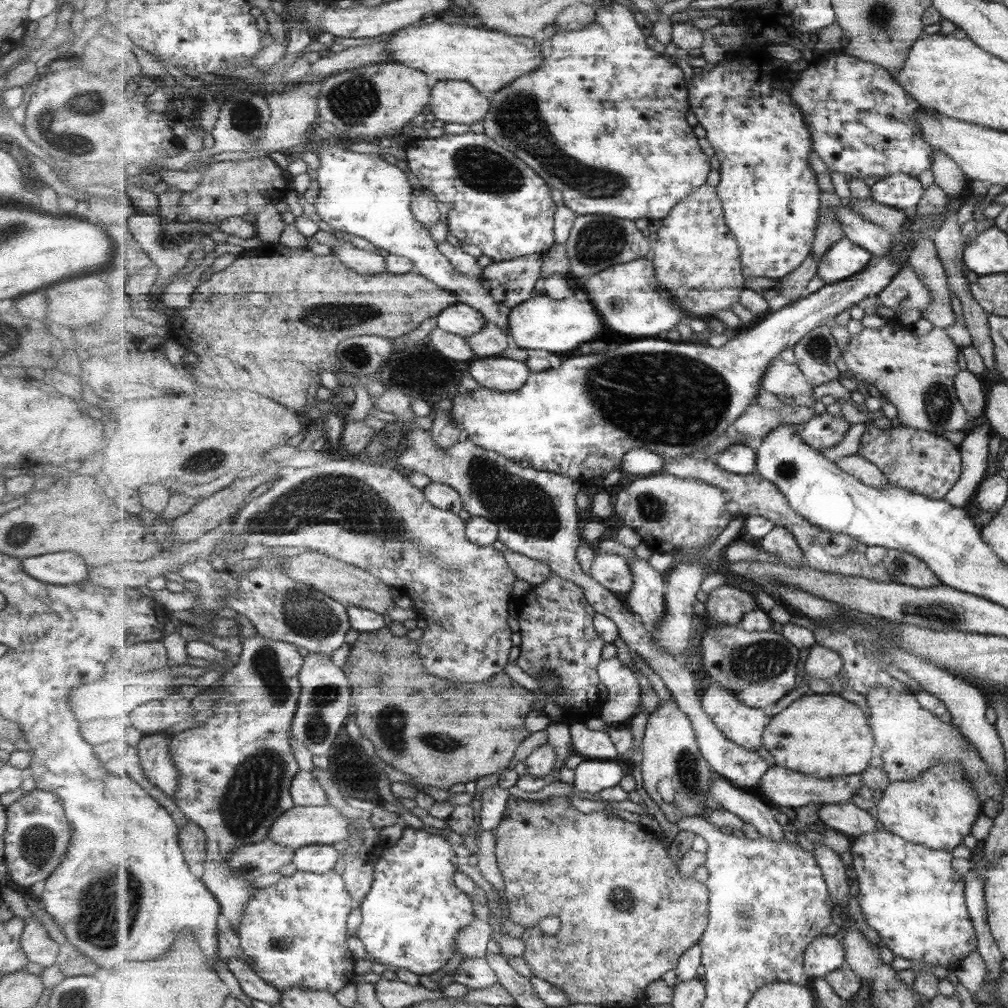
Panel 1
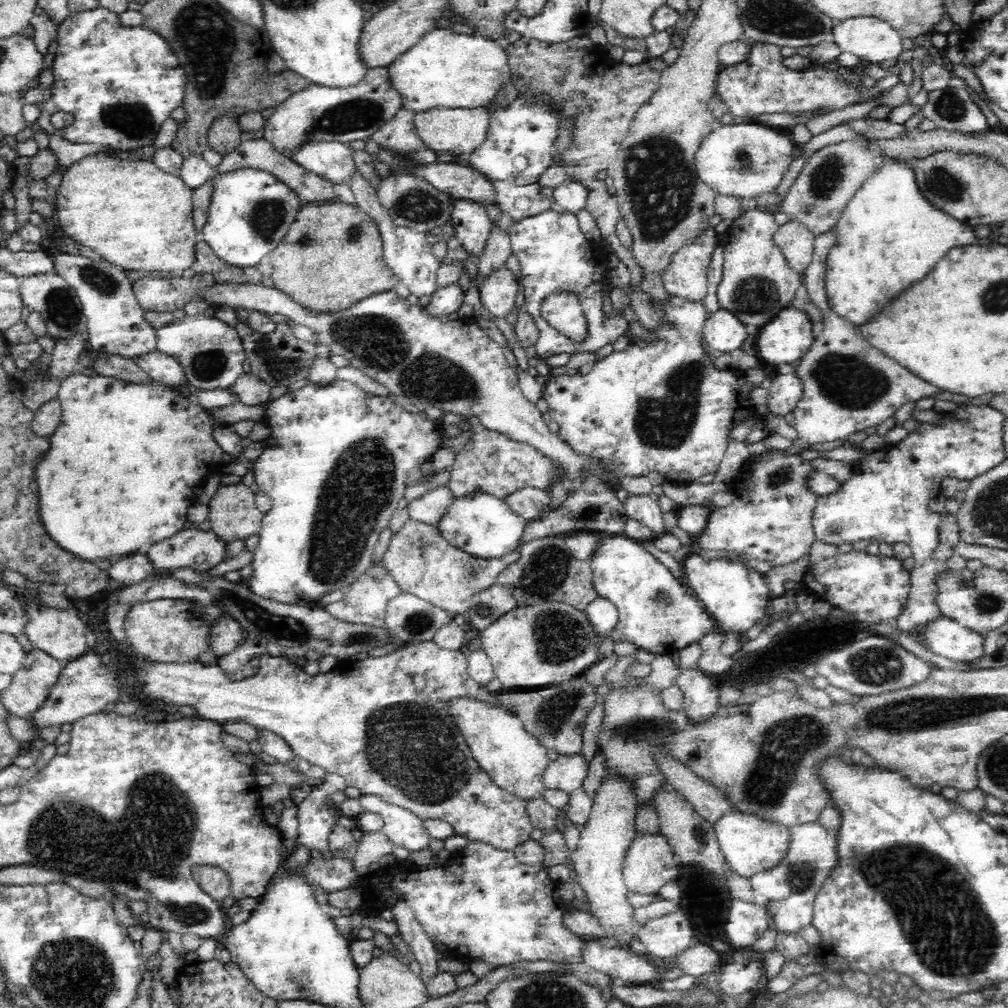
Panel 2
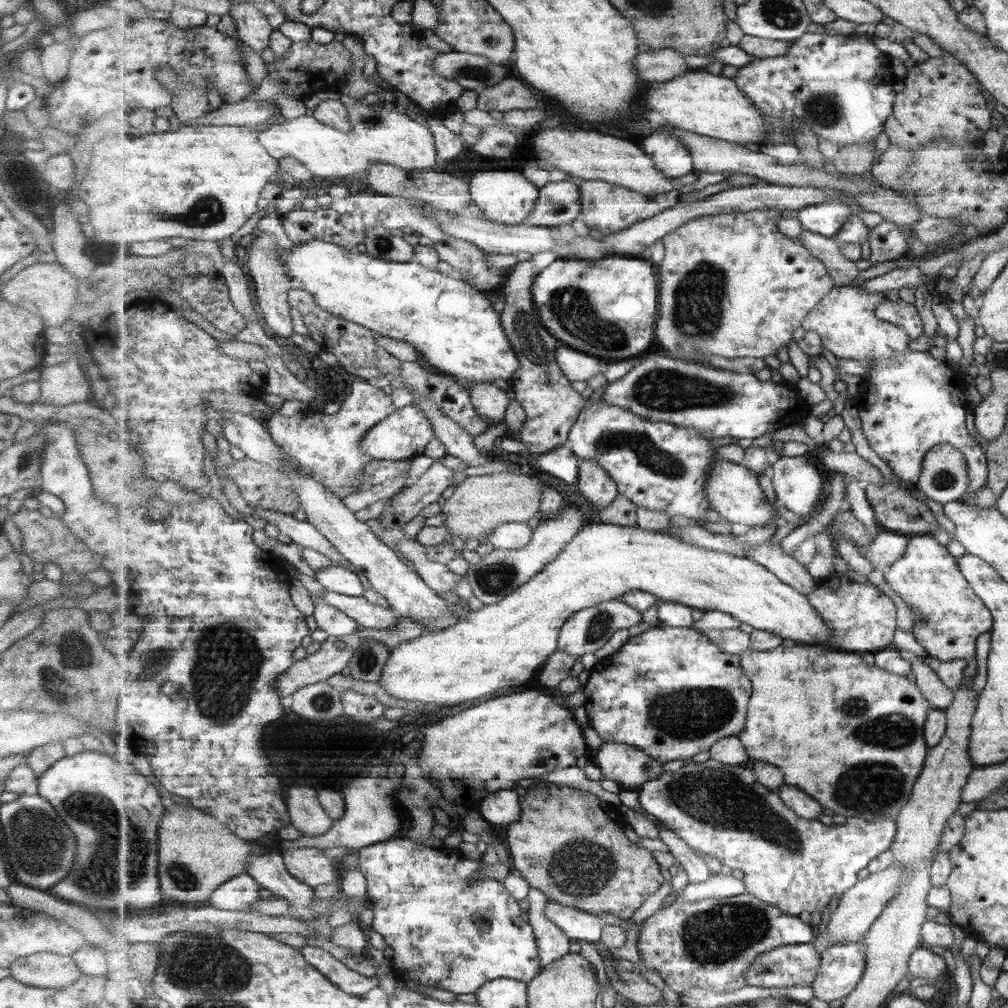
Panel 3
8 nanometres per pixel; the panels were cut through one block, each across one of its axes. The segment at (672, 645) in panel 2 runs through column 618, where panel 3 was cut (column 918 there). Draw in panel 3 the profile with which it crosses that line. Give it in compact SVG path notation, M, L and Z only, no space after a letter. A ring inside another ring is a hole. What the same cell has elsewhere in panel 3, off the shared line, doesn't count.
M931 534L911 536L906 553L895 564L884 570L884 578L907 606L912 608L911 612L916 610L922 614L924 619L920 621L915 620L913 616L913 635L927 654L943 662L963 659L972 664L975 661L975 642L979 638L979 633L991 632L994 618L991 610L962 573L955 556L947 552L945 545L937 542Z

